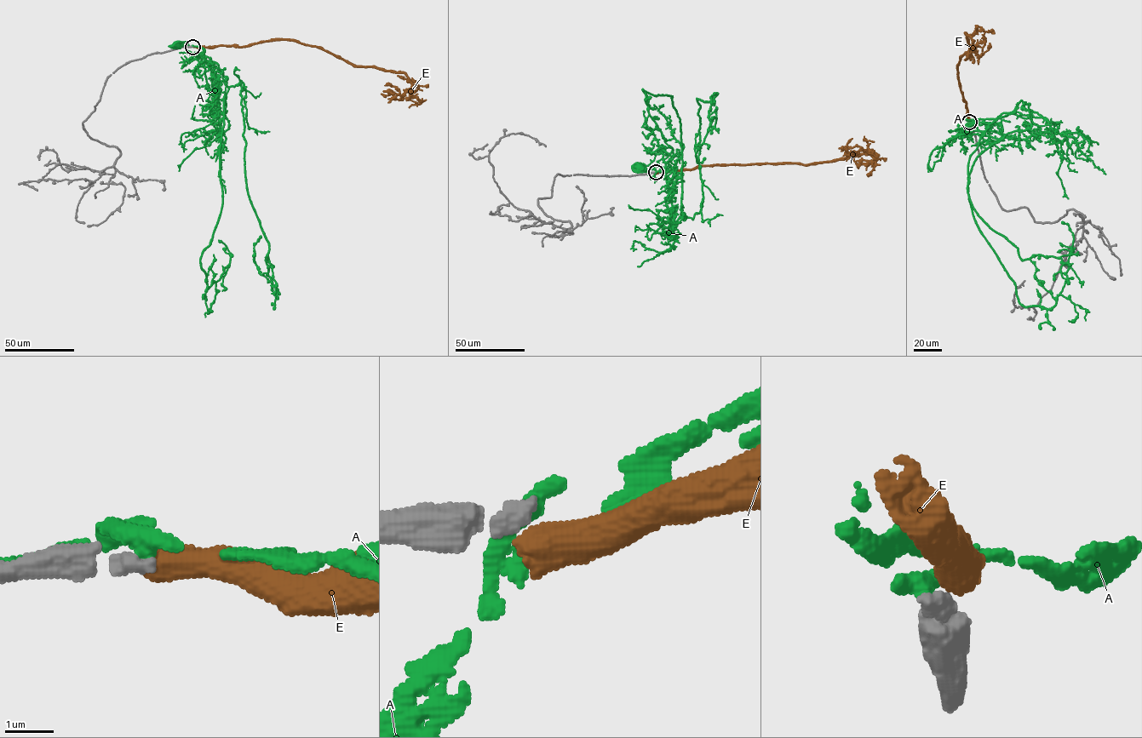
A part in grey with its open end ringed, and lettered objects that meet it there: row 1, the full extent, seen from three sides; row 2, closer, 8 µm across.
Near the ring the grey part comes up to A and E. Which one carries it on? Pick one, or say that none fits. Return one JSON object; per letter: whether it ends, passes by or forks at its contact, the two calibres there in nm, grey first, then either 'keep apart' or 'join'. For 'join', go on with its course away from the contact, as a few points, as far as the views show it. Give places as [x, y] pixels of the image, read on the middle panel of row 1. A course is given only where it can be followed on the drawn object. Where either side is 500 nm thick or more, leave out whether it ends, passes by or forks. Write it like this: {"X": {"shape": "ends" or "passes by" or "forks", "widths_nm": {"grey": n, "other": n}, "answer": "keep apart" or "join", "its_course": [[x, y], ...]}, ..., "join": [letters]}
{"A": {"widths_nm": {"grey": 380, "other": 500}, "answer": "keep apart"}, "E": {"widths_nm": {"grey": 380, "other": 600}, "answer": "keep apart"}, "join": []}

